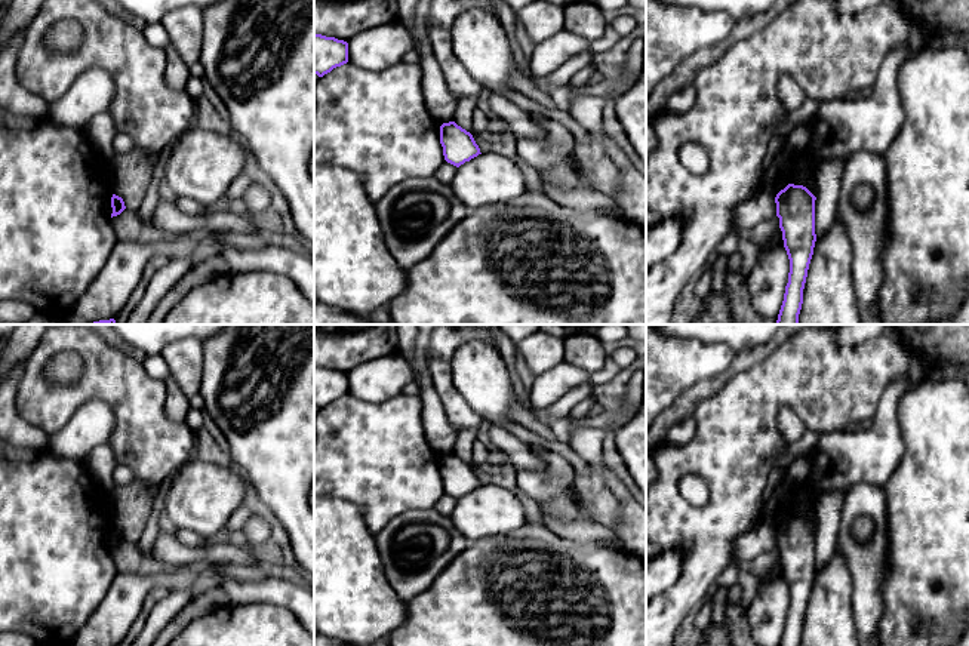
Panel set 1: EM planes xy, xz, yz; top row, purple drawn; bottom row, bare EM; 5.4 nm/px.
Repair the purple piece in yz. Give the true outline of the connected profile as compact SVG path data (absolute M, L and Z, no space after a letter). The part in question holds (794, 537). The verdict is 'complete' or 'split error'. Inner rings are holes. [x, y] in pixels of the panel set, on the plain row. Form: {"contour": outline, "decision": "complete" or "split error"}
{"contour": "M788 516L776 529L776 548L790 591L788 615L779 646L800 646L803 621L816 573L816 529L803 517Z", "decision": "complete"}

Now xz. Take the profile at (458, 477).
{"contour": "M455 453L440 458L440 476L444 492L456 499L482 486L473 467Z", "decision": "complete"}

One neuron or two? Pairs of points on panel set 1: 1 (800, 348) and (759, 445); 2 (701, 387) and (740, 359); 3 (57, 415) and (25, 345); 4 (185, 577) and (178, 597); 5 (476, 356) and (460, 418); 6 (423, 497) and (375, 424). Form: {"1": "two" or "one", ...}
{"1": "one", "2": "one", "3": "two", "4": "two", "5": "two", "6": "one"}

